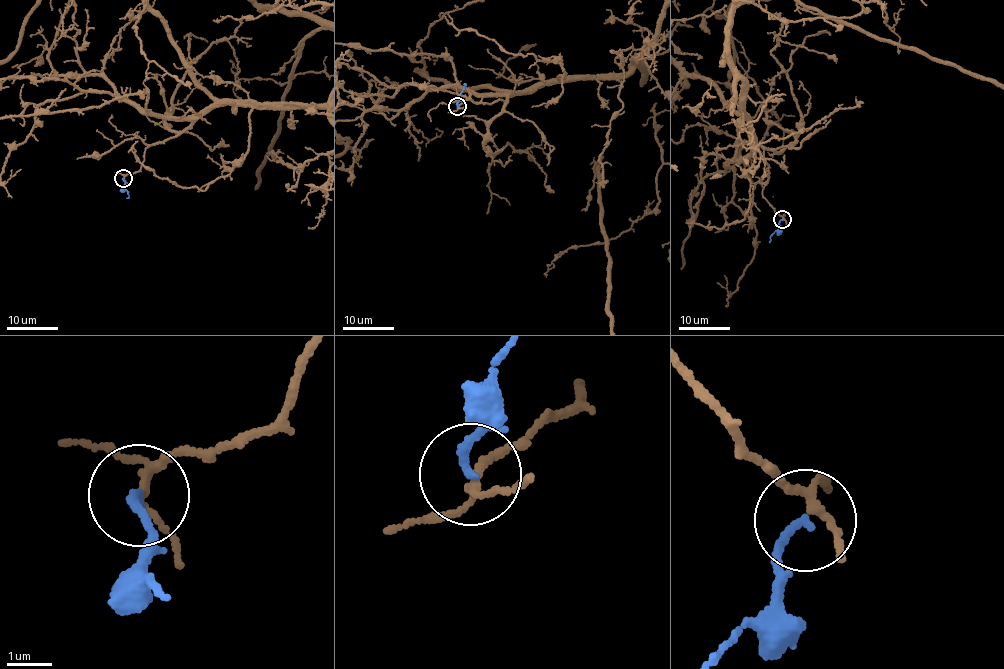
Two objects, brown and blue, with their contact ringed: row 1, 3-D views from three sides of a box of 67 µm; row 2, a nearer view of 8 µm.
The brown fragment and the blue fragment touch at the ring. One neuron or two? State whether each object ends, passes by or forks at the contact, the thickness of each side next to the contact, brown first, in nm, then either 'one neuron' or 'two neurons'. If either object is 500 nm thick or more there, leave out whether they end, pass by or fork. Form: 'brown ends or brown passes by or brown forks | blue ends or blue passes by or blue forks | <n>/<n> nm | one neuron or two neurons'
brown forks | blue ends | 150/190 nm | one neuron

